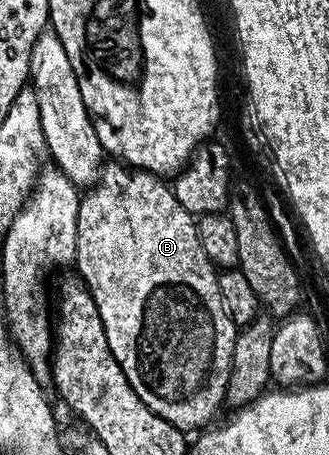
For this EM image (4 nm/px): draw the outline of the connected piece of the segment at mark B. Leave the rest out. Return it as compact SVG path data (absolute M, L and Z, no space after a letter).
M119 161L104 162L98 179L79 201L77 245L73 267L74 270L79 270L76 271L78 278L87 284L92 297L95 298L97 313L101 313L101 325L105 325L105 337L109 341L109 349L113 349L113 357L117 357L117 365L121 365L125 377L129 377L129 385L133 385L133 393L137 393L137 397L141 397L141 401L145 401L145 405L149 405L149 409L153 409L157 417L169 421L184 433L191 433L194 427L206 428L212 422L210 419L218 413L219 406L221 408L224 406L229 373L233 365L233 345L237 328L221 301L217 268L209 261L205 249L201 249L201 237L197 237L196 216L187 212L185 205L177 201L174 190L163 183L166 182L151 171L141 171L138 167L129 167Z

